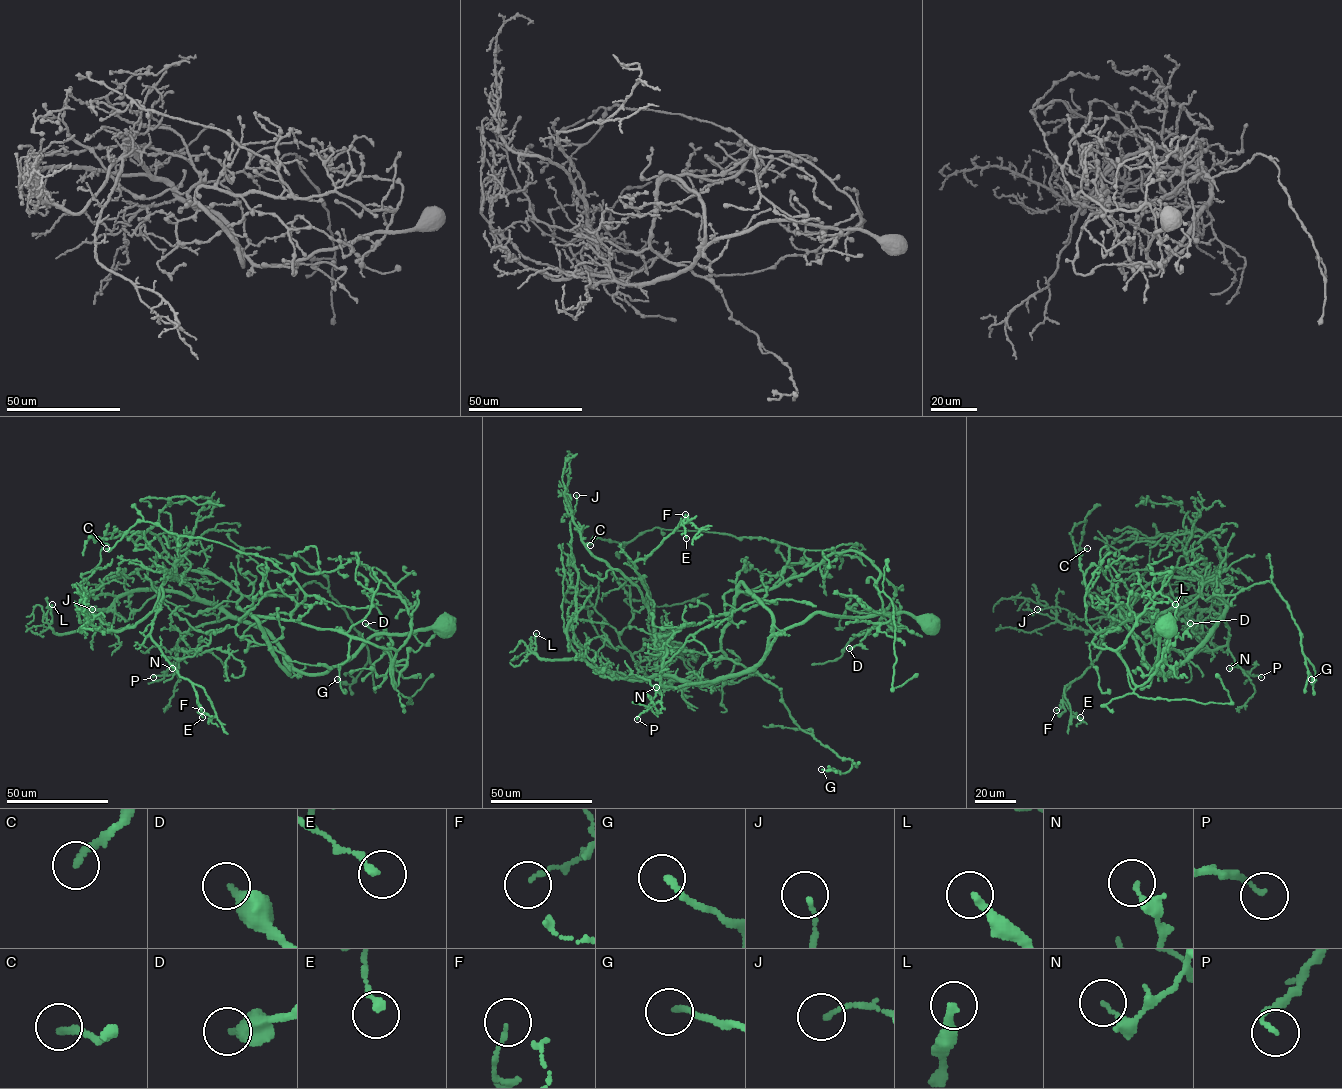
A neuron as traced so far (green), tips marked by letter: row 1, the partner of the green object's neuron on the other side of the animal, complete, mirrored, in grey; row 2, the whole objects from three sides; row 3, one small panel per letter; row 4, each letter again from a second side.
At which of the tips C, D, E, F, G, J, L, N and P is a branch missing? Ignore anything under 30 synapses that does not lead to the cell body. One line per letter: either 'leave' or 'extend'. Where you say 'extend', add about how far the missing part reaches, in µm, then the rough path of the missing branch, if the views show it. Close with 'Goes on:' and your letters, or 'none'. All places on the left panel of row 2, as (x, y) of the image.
C: leave
D: leave
E: leave
F: leave
G: leave
J: leave
L: leave
N: leave
P: leave
Goes on: none

